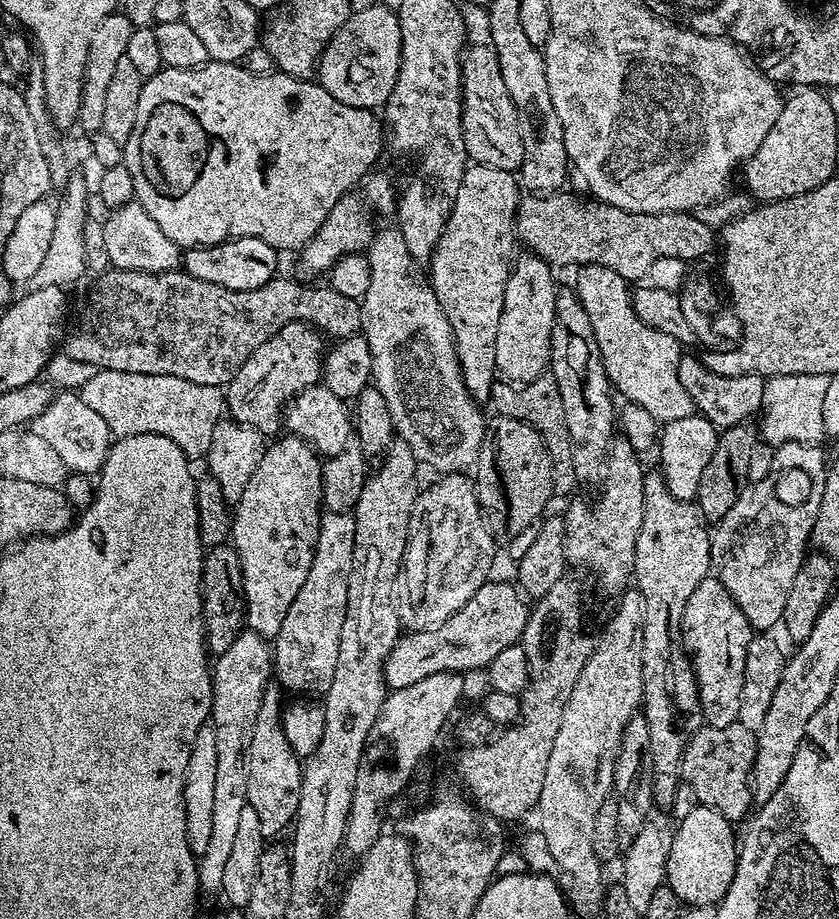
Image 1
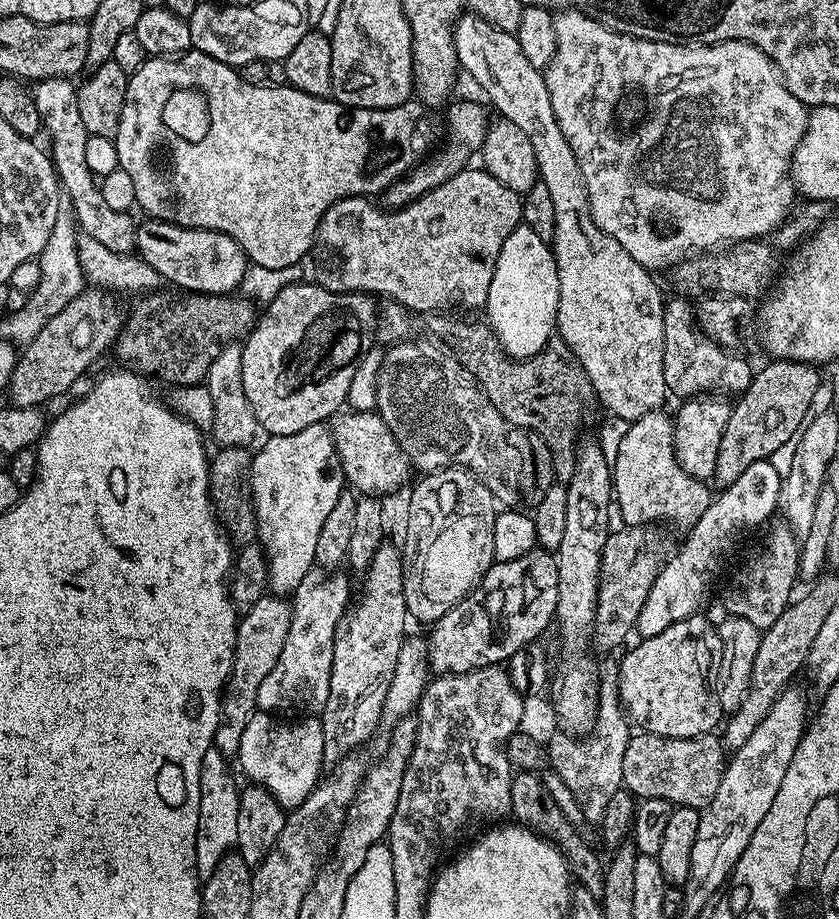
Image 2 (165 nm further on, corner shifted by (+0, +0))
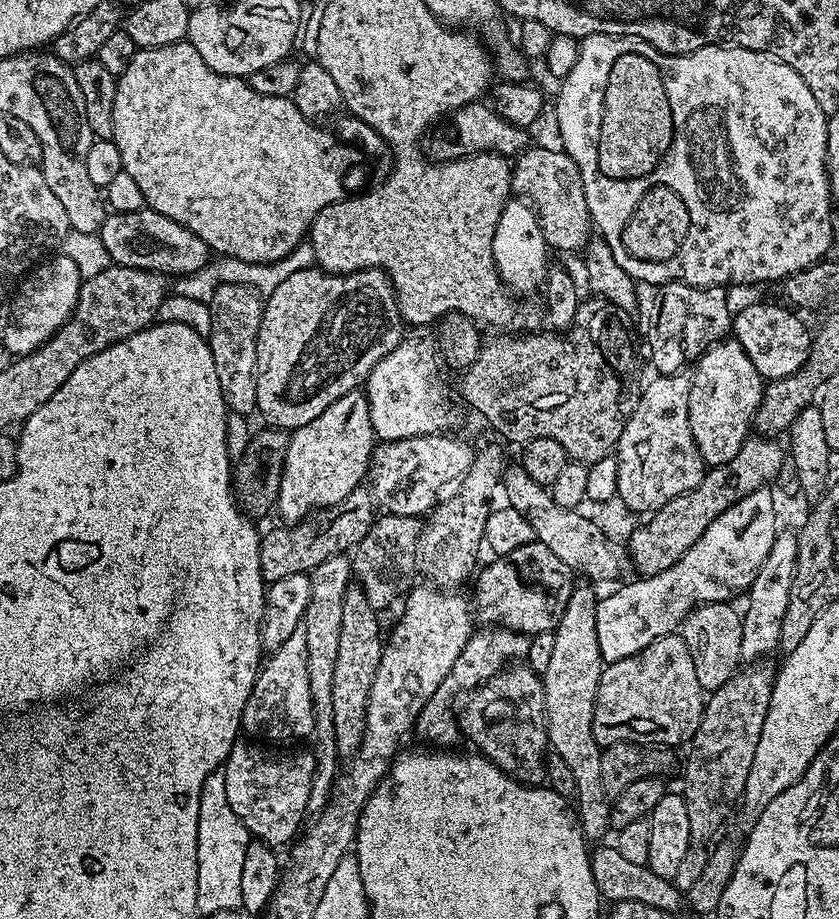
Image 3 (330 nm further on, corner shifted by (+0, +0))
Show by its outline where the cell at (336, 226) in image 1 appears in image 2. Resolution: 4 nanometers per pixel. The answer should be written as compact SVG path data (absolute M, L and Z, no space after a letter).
M453 99L446 108L446 111L448 111L448 124L446 120L446 131L442 136L442 147L421 160L415 168L409 171L408 175L404 176L401 180L393 182L382 193L383 207L389 210L406 207L410 202L420 198L422 194L426 194L430 190L442 186L442 182L454 178L454 174L465 171L469 167L468 159L475 152L477 155L483 149L484 138L488 133L490 123L489 109L483 103L480 105L476 100L455 100Z

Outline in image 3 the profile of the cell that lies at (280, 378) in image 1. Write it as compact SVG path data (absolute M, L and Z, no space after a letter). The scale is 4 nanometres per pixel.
M297 267L290 278L278 285L278 290L266 297L264 300L264 313L262 314L262 326L258 330L258 362L256 363L256 385L258 386L258 398L256 406L259 415L264 415L263 423L274 428L283 428L285 430L295 430L306 426L306 422L314 422L326 406L338 402L342 394L350 394L357 391L367 381L370 370L398 346L398 342L404 339L406 335L406 325L404 319L400 317L400 311L396 305L396 292L392 289L392 284L388 281L388 275L381 272L379 268L367 268L361 272L351 272L345 276L336 276L333 272L326 272L319 267L312 268Z

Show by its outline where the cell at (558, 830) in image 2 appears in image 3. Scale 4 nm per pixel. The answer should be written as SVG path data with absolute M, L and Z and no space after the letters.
M524 664L507 667L498 675L492 676L484 684L472 690L468 702L457 711L457 724L463 737L477 747L481 755L520 784L539 787L545 783L545 760L548 755L548 727L545 725L545 692L543 679Z

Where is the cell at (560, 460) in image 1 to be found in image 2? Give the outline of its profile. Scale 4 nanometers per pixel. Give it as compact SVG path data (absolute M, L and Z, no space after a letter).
M487 323L460 324L456 328L456 347L460 360L477 379L481 390L497 407L498 414L509 425L520 430L531 430L541 436L550 450L555 483L567 485L576 465L576 428L584 424L588 407L594 404L590 378L584 367L566 346L566 342L553 338L538 354L516 360L508 356L498 342L496 331Z

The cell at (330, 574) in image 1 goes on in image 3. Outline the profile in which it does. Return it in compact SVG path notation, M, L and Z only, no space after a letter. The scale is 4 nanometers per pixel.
M303 627L294 630L294 634L290 634L290 638L286 638L286 642L282 642L282 646L275 648L269 656L272 657L269 660L267 657L263 661L260 671L256 673L256 685L246 702L246 710L240 719L243 731L249 732L252 735L249 737L260 742L309 739L314 730L316 715L310 698L310 673L307 670L308 655L306 654L306 634Z

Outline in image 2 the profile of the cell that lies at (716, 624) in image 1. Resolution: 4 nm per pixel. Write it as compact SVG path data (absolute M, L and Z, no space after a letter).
M697 614L686 618L682 622L674 622L662 630L657 636L643 637L621 660L618 660L618 683L620 685L620 703L624 715L628 717L637 729L652 732L655 736L666 738L694 738L706 736L713 731L712 728L721 723L722 713L720 703L710 687L708 671L713 671L712 648L708 645L708 635L714 628L708 625L704 614Z

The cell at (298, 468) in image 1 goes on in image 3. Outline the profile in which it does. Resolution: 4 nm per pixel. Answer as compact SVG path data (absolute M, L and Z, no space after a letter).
M357 390L342 394L338 402L326 406L314 422L295 429L289 435L282 482L278 490L275 511L285 525L298 524L311 516L317 508L329 508L346 494L365 483L370 472L372 451L378 441L370 422L367 391Z

